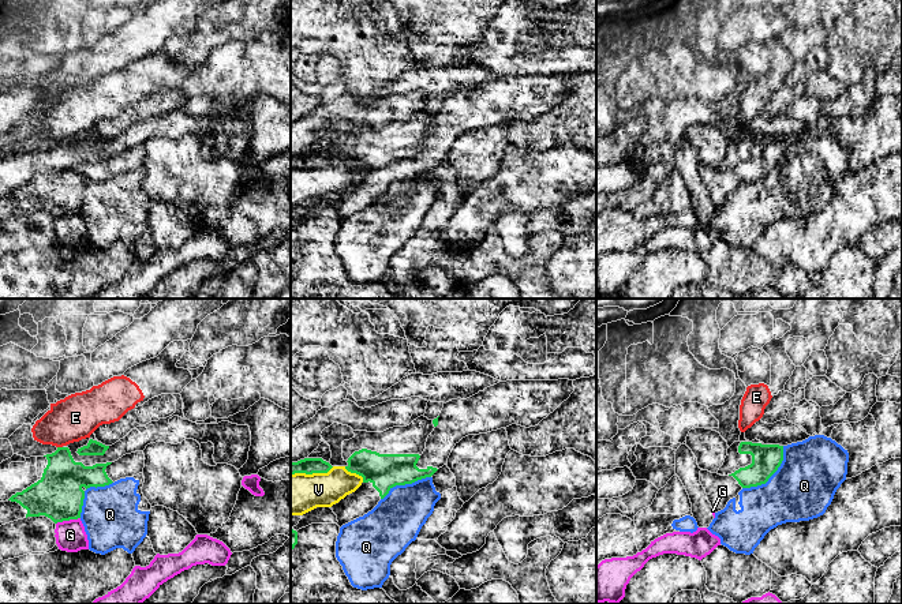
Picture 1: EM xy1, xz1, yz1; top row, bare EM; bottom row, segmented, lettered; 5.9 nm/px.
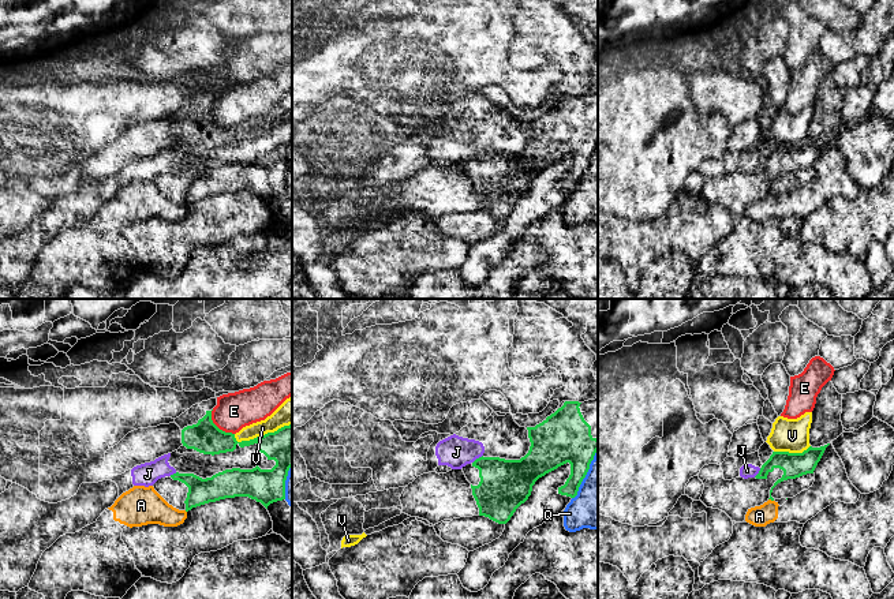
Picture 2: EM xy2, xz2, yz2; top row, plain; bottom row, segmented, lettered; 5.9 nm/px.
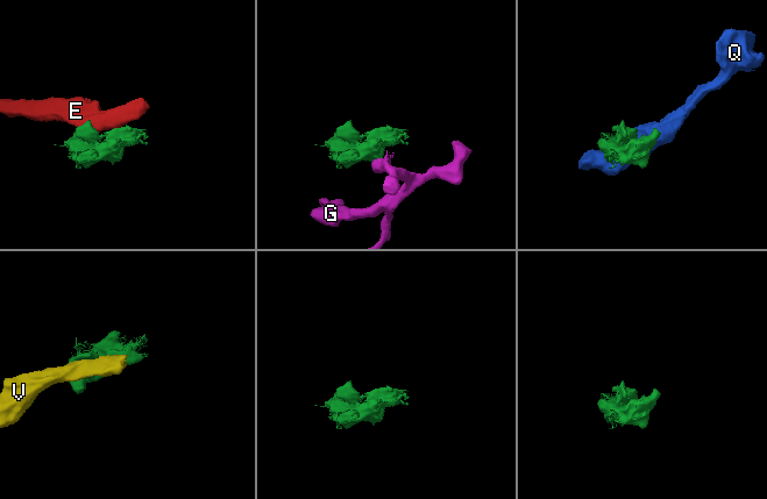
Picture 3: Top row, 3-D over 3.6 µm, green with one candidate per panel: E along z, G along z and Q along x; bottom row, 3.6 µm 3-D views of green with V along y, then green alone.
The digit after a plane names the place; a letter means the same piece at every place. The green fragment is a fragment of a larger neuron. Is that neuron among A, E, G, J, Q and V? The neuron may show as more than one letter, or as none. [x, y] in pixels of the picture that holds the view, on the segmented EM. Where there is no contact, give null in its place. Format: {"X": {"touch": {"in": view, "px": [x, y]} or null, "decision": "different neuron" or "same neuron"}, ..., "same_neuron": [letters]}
{"A": {"touch": {"in": "yz2", "px": [771, 500]}, "decision": "different neuron"}, "E": {"touch": {"in": "xy2", "px": [216, 426]}, "decision": "different neuron"}, "G": {"touch": {"in": "xy1", "px": [67, 520]}, "decision": "different neuron"}, "J": {"touch": {"in": "xz2", "px": [477, 459]}, "decision": "different neuron"}, "Q": {"touch": {"in": "yz1", "px": [771, 475]}, "decision": "different neuron"}, "V": {"touch": {"in": "xy2", "px": [262, 435]}, "decision": "different neuron"}, "same_neuron": []}

